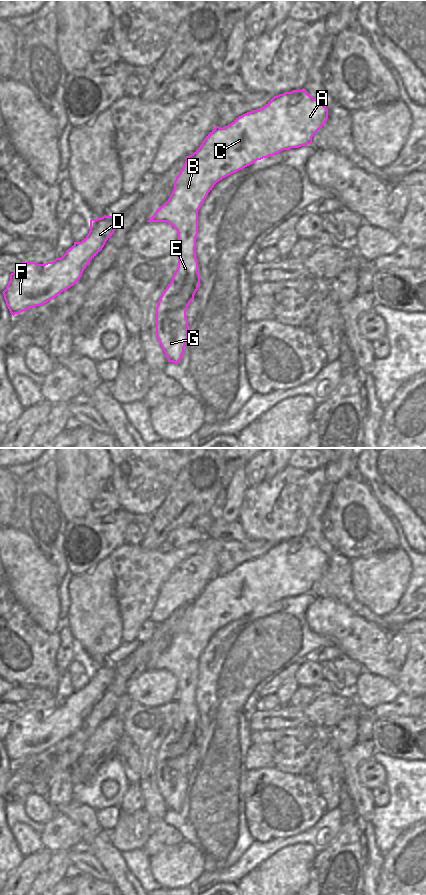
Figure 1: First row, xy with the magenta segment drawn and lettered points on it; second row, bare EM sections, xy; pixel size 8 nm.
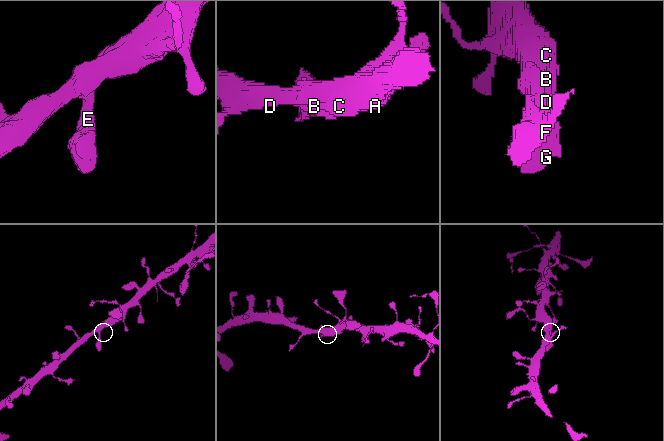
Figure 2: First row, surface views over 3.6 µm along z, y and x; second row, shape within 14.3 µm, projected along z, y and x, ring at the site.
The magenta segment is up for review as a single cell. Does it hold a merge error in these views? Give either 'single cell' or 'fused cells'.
single cell

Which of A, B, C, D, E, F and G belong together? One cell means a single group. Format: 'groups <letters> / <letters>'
groups A B C D E F G

